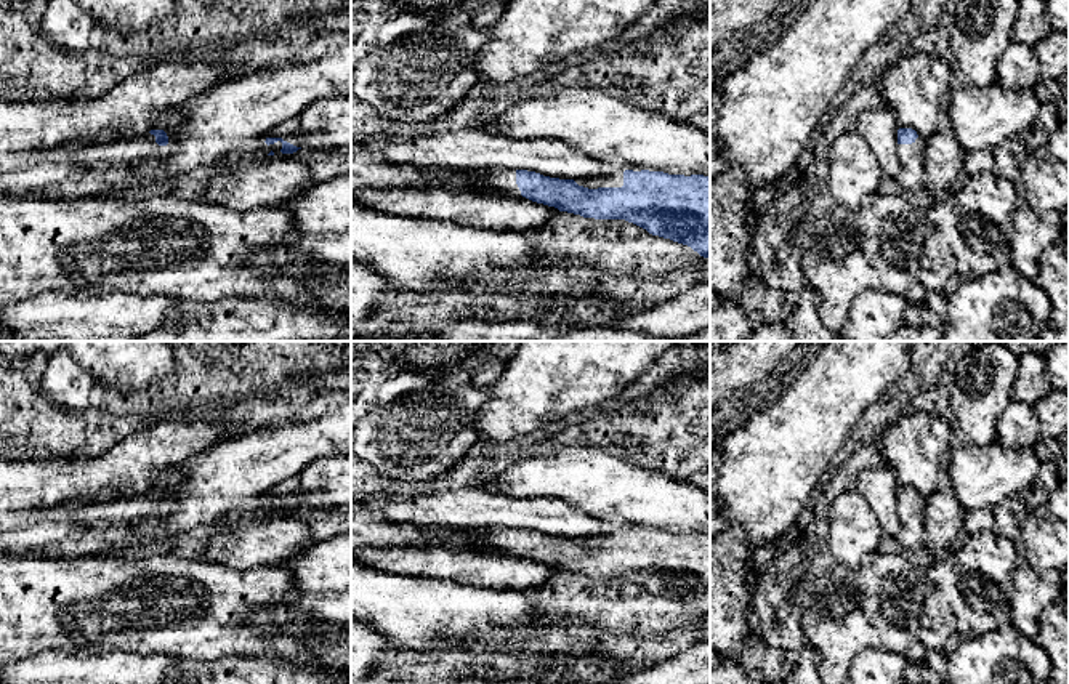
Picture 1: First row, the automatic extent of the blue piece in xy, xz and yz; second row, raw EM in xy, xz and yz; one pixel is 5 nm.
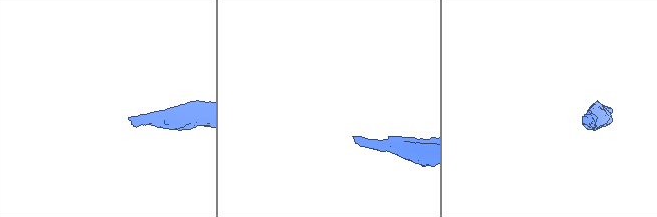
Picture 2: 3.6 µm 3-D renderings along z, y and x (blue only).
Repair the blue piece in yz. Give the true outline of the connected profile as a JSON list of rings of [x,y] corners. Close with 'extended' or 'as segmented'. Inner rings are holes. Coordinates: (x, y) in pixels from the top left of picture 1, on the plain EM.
[[[912,487],[898,489],[898,508],[896,513],[901,521],[899,533],[896,540],[904,549],[917,551],[923,548],[925,538],[925,505],[926,498],[917,493]]]; extended

